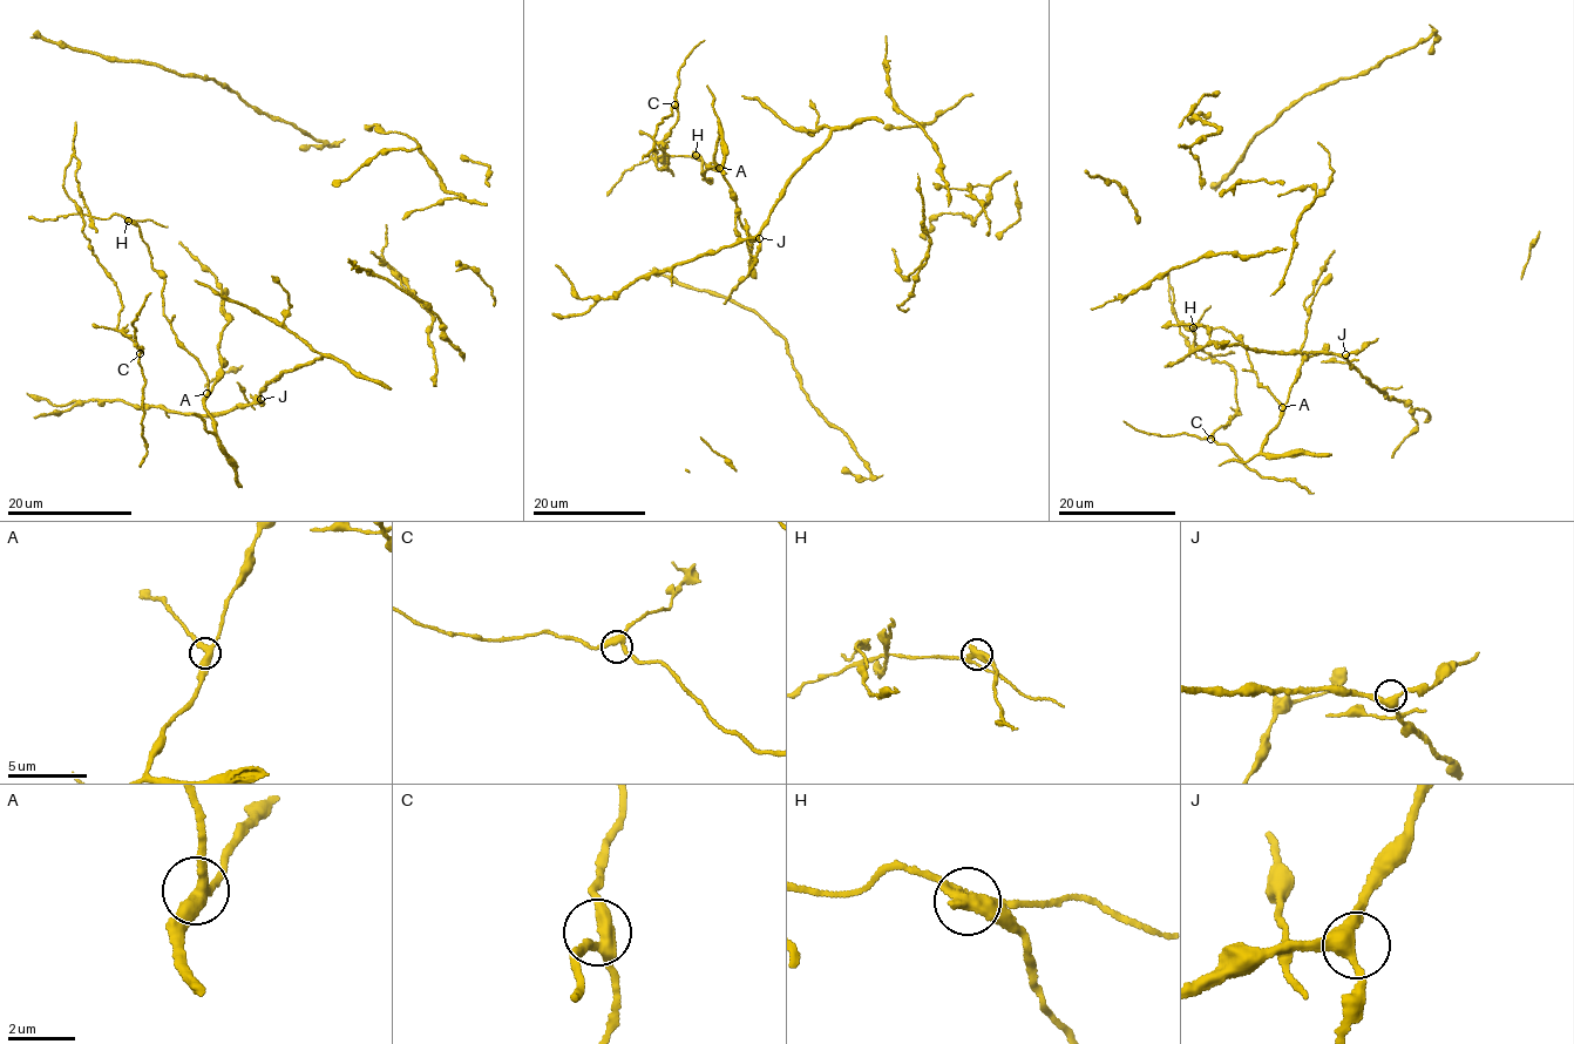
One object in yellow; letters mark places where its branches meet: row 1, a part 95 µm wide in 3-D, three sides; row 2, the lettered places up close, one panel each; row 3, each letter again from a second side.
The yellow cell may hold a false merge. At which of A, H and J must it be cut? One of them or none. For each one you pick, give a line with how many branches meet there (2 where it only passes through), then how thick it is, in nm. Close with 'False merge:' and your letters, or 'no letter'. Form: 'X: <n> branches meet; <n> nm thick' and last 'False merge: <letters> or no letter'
H: 3 branches meet; 360 nm thick
False merge: H

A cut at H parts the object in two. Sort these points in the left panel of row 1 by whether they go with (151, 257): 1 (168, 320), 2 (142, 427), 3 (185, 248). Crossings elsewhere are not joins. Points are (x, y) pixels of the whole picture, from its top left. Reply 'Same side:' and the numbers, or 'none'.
Same side: 1, 3

